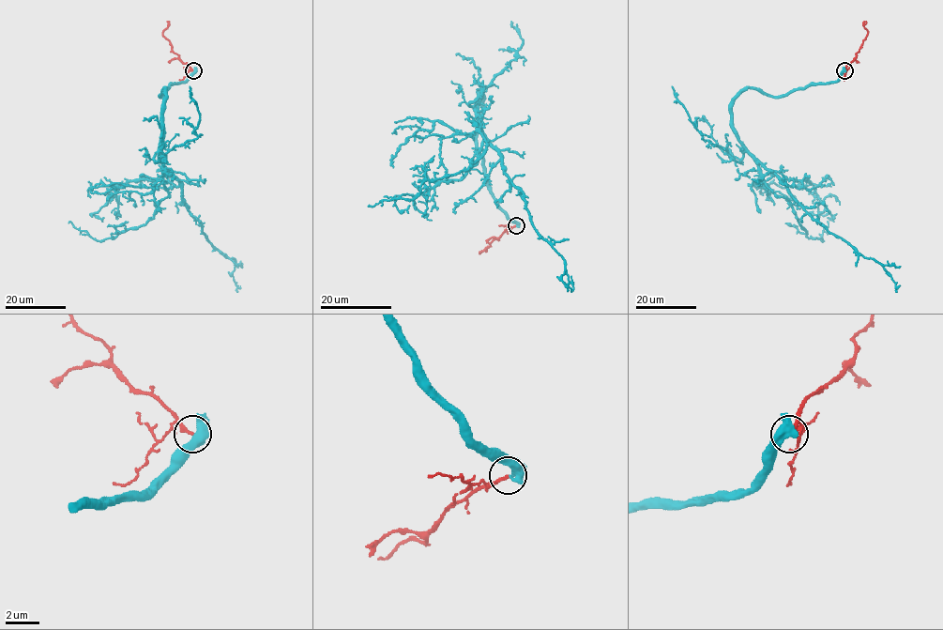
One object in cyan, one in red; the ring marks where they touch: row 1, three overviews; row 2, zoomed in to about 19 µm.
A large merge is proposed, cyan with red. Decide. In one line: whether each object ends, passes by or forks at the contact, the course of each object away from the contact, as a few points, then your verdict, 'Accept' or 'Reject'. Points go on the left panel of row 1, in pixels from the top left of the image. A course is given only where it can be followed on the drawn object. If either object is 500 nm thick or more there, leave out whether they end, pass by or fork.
At the ring cyan ends. At the ring red ends. Course of cyan: (194, 70), (161, 92), (165, 88), (161, 164), (180, 183), (183, 204), (209, 241), (234, 259), (240, 285). Course of red: (193, 70), (179, 58), (162, 34), (169, 21). Reject

